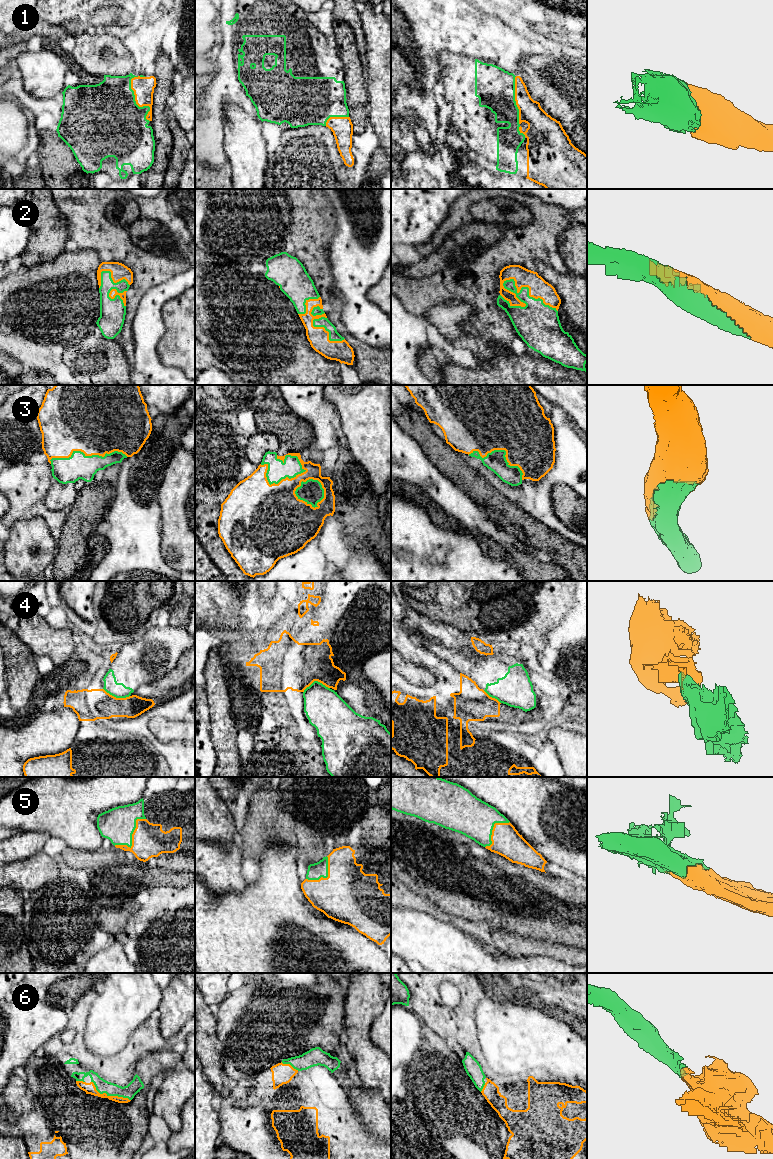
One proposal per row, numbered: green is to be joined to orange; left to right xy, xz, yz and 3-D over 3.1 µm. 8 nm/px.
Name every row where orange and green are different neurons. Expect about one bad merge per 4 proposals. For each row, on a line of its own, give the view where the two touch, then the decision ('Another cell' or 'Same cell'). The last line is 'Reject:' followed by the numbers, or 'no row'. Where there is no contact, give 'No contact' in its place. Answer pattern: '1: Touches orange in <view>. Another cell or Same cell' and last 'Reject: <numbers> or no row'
1: Touches orange in xy. Same cell
2: Touches orange in yz. Same cell
3: Touches orange in xz. Same cell
4: Touches orange in xz. Another cell
5: Touches orange in xy. Same cell
6: Touches orange in xy. Same cell
Reject: 4

